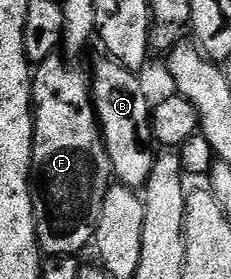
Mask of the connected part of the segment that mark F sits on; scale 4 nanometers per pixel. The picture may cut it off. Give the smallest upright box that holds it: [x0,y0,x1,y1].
[32,56,113,256]

